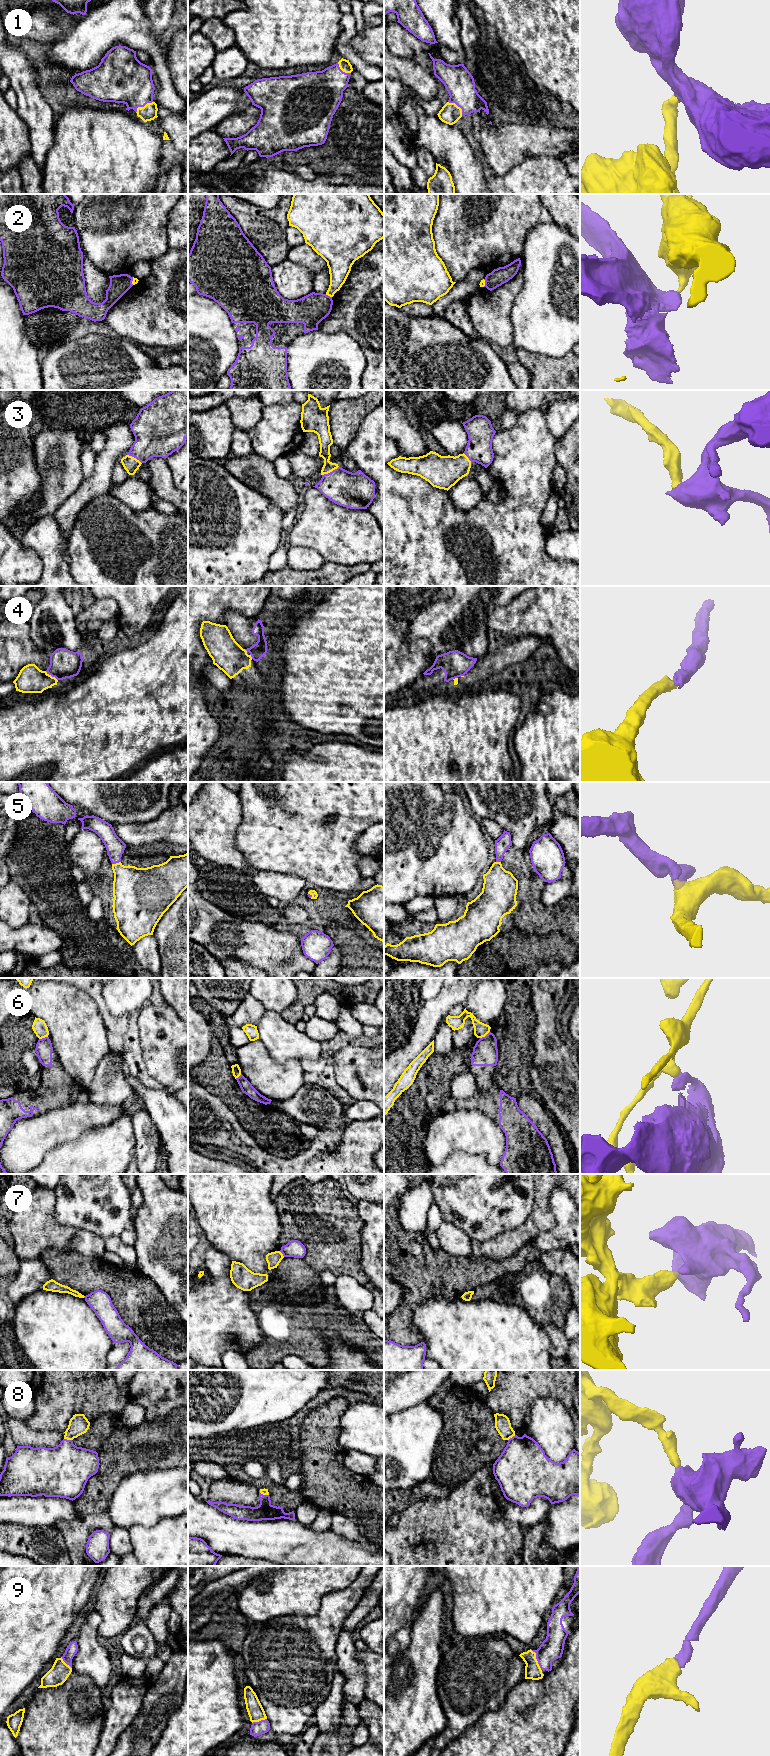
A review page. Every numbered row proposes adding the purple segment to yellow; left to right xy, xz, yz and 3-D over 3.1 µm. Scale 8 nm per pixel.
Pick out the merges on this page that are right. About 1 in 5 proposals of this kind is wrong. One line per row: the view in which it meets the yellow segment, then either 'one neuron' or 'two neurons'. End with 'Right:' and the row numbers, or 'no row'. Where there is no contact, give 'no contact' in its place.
1: meets yellow in xy; one neuron
2: meets yellow in xz; two neurons
3: meets yellow in xz; one neuron
4: meets yellow in xy; two neurons
5: meets yellow in xy; one neuron
6: meets yellow in yz; two neurons
7: meets yellow in xz; two neurons
8: meets yellow in xy; one neuron
9: meets yellow in yz; one neuron
Right: 1, 3, 5, 8, 9

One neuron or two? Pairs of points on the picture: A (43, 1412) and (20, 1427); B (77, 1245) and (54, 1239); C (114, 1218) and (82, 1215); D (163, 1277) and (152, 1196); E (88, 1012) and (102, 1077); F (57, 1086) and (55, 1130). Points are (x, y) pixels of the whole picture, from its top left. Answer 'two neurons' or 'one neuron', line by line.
A: two neurons
B: two neurons
C: one neuron
D: one neuron
E: two neurons
F: two neurons

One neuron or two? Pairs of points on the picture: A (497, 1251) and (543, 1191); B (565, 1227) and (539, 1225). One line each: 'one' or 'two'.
A: one
B: two

